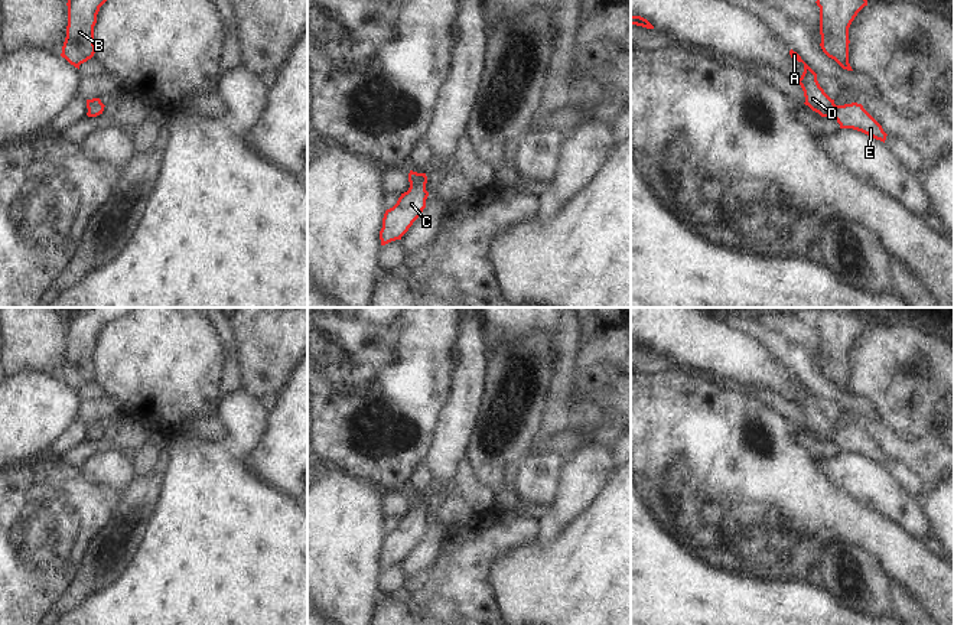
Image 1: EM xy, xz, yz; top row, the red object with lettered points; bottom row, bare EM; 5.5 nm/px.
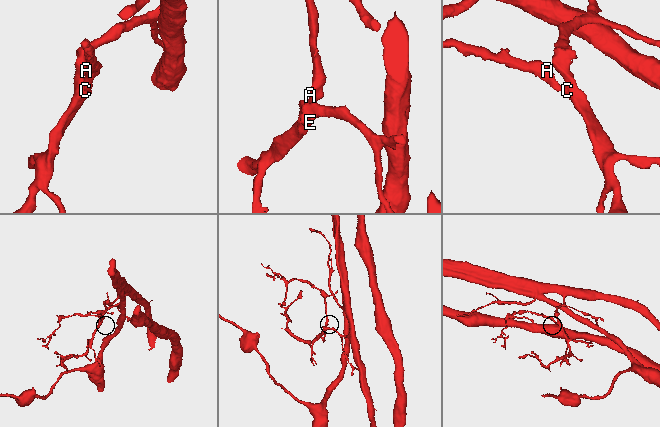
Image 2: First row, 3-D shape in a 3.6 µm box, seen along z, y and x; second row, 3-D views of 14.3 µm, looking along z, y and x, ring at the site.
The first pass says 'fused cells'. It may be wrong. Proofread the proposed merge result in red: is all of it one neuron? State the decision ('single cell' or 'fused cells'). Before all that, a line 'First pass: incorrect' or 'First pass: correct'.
First pass: incorrect
single cell

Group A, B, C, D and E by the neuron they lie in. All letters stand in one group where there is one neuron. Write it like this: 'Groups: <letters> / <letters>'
Groups: A B C D E.

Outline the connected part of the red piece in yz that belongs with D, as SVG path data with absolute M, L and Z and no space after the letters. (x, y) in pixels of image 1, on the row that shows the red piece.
M789 51L792 59L804 64L804 72L798 79L805 97L805 105L821 117L834 117L840 128L853 128L862 131L876 140L885 143L886 133L882 126L863 108L862 104L852 102L836 105L817 81L817 74L801 59L801 56Z

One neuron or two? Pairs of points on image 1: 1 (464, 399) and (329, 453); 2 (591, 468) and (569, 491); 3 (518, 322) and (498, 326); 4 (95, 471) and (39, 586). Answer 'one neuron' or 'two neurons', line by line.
1: two neurons
2: one neuron
3: one neuron
4: two neurons

